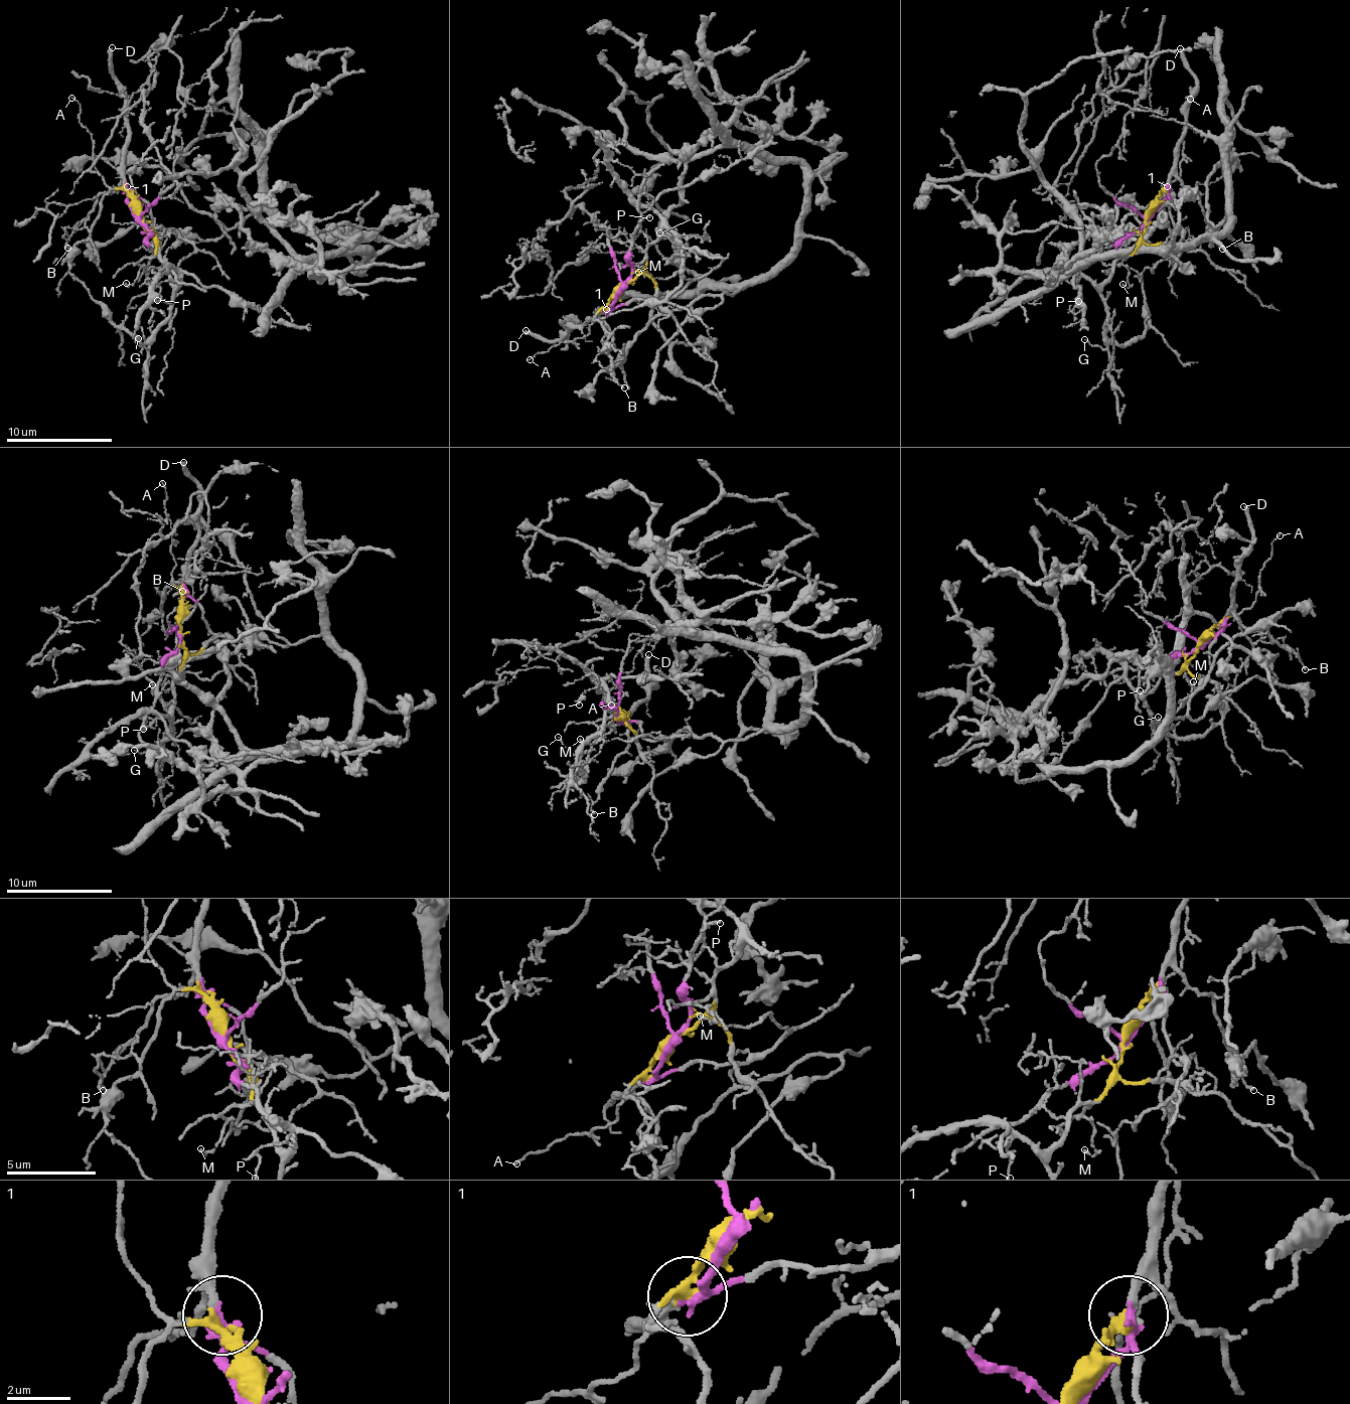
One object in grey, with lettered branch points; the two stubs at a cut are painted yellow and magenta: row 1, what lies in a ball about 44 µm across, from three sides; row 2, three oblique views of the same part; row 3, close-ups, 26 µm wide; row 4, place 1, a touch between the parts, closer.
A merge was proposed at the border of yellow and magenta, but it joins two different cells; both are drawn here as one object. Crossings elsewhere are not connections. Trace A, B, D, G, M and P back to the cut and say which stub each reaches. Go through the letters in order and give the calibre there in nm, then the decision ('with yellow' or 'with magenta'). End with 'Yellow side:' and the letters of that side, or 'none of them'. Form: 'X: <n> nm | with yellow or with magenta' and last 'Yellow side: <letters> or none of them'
A: 100 nm | with yellow
B: 130 nm | with magenta
D: 280 nm | with magenta
G: 100 nm | with yellow
M: 120 nm | with yellow
P: 100 nm | with yellow
Yellow side: A, G, M, P

